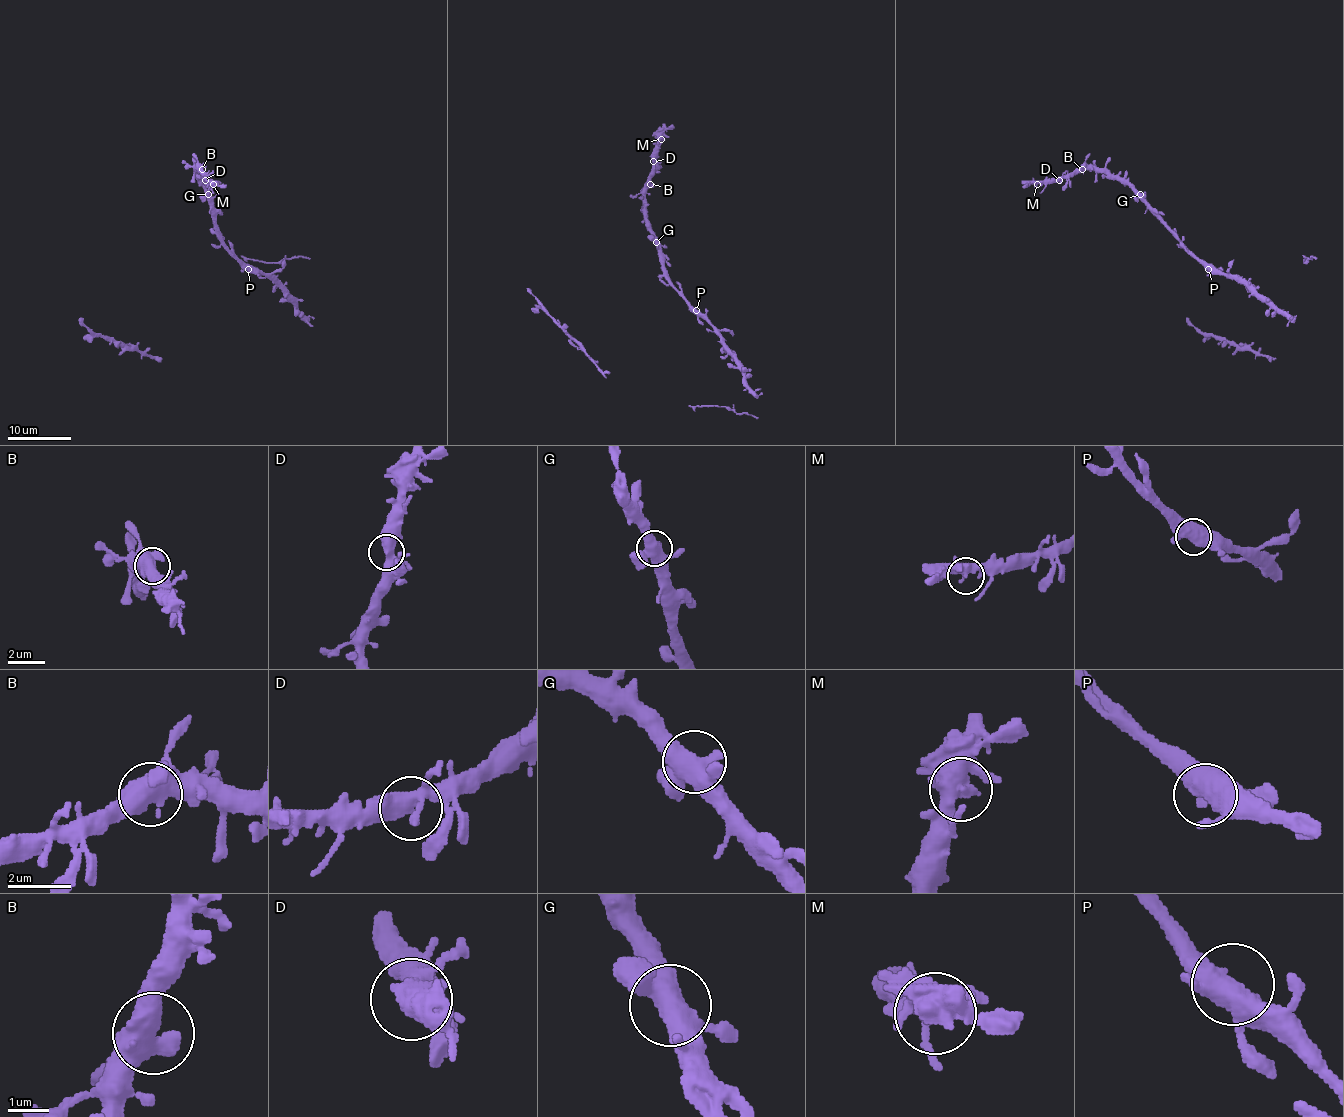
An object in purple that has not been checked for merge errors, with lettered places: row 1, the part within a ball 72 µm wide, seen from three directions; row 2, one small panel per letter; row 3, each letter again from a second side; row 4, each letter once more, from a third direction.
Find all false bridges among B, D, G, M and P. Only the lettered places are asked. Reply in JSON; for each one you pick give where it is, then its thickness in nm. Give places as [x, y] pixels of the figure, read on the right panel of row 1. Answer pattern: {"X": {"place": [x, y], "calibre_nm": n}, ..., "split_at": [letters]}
{"split_at": []}

